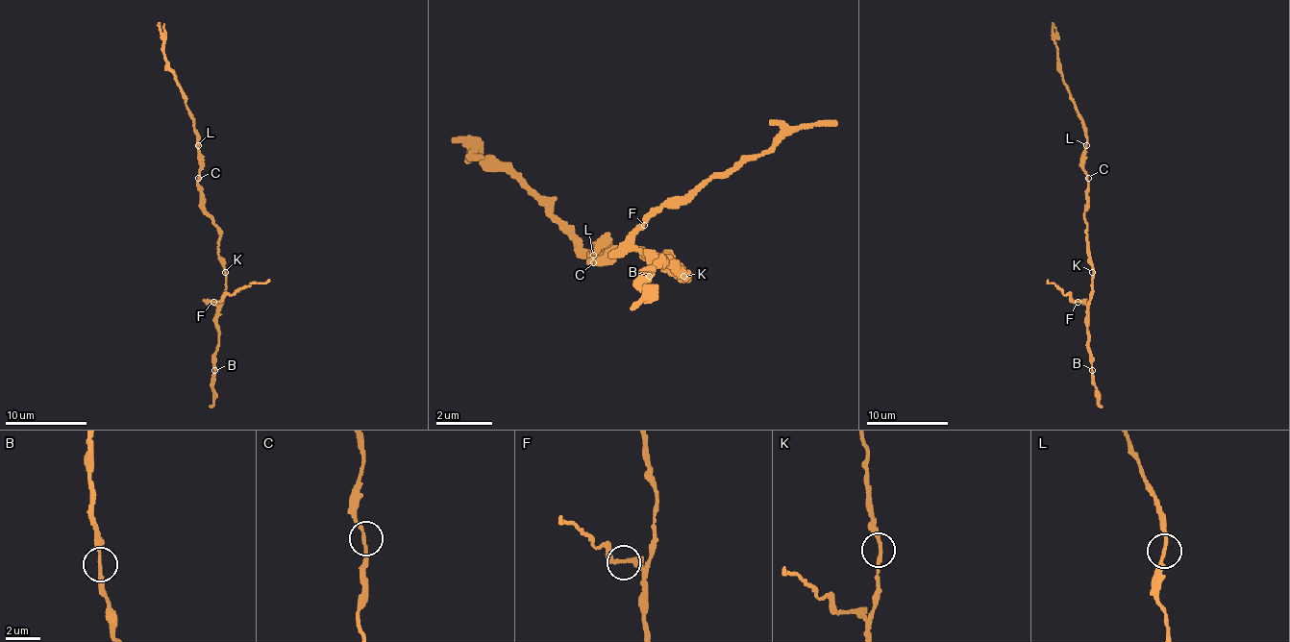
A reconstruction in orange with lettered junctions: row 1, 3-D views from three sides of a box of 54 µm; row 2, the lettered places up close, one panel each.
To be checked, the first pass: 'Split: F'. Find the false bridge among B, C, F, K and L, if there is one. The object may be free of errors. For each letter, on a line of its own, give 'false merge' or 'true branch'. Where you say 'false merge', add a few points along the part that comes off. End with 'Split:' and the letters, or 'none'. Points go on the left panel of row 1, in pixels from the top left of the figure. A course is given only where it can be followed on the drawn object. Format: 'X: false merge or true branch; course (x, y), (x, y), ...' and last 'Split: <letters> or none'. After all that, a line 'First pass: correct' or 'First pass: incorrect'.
B: true branch
C: true branch
F: false merge; course (212, 302), (270, 280)
K: true branch
L: true branch
Split: F
First pass: correct

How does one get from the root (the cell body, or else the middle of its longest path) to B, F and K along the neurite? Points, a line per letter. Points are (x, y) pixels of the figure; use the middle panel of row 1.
B: (614, 255), (621, 248), (663, 255), (670, 269), (683, 276), (670, 262), (656, 262), (663, 262), (649, 276)
F: (614, 255), (621, 248), (663, 255), (670, 269), (683, 276), (677, 276), (634, 241), (642, 227)
K: (614, 255), (621, 248), (634, 248), (642, 255), (663, 255), (663, 262), (677, 276), (683, 276)

